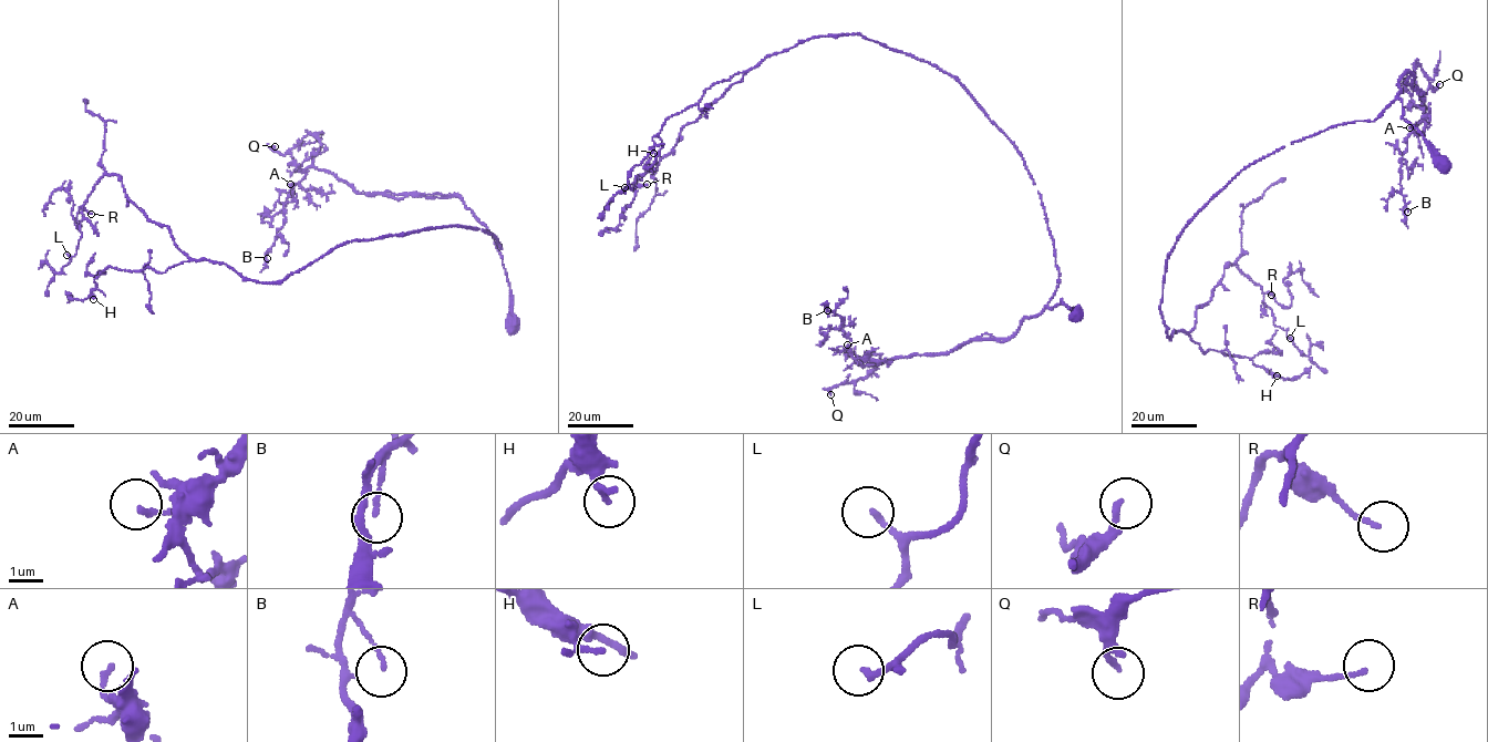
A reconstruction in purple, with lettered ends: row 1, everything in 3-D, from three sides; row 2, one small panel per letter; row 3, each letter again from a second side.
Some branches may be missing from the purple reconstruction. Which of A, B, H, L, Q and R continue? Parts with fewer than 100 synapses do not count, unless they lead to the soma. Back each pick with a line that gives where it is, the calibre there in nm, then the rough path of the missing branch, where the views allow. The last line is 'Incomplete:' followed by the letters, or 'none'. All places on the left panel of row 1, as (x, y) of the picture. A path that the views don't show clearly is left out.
Incomplete: none

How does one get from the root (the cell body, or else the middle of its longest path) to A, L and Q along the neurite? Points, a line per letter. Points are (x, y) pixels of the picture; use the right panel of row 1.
A: (1445, 163), (1402, 117), (1397, 83), (1409, 71), (1424, 101), (1424, 116), (1409, 127)
L: (1445, 163), (1398, 98), (1249, 165), (1190, 219), (1167, 260), (1167, 337), (1195, 328), (1229, 263), (1290, 338)
Q: (1445, 163), (1402, 117), (1397, 95), (1409, 71), (1423, 103), (1415, 80), (1419, 64), (1433, 91), (1439, 84)

